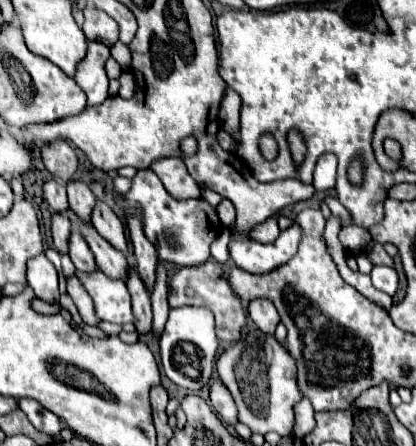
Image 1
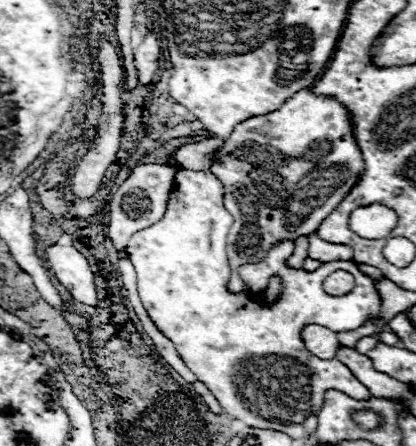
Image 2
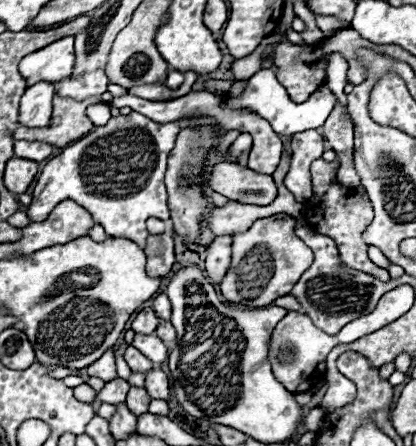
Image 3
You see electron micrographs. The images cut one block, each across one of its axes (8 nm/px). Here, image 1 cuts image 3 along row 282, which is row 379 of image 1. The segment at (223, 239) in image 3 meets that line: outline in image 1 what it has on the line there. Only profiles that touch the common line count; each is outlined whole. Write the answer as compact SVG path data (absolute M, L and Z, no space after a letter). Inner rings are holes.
M218 376L214 378L214 382L210 386L210 400L212 400L212 406L214 406L216 414L222 418L224 424L234 426L238 422L238 418L236 418L236 404L232 402L232 396L228 394L228 388L220 382Z

